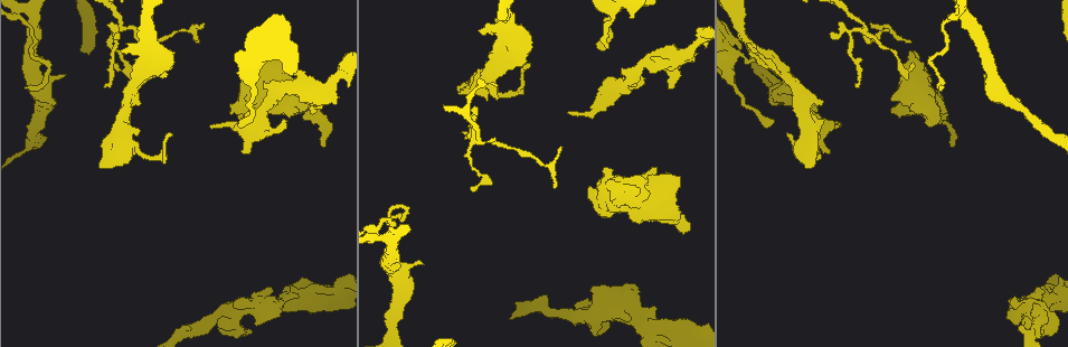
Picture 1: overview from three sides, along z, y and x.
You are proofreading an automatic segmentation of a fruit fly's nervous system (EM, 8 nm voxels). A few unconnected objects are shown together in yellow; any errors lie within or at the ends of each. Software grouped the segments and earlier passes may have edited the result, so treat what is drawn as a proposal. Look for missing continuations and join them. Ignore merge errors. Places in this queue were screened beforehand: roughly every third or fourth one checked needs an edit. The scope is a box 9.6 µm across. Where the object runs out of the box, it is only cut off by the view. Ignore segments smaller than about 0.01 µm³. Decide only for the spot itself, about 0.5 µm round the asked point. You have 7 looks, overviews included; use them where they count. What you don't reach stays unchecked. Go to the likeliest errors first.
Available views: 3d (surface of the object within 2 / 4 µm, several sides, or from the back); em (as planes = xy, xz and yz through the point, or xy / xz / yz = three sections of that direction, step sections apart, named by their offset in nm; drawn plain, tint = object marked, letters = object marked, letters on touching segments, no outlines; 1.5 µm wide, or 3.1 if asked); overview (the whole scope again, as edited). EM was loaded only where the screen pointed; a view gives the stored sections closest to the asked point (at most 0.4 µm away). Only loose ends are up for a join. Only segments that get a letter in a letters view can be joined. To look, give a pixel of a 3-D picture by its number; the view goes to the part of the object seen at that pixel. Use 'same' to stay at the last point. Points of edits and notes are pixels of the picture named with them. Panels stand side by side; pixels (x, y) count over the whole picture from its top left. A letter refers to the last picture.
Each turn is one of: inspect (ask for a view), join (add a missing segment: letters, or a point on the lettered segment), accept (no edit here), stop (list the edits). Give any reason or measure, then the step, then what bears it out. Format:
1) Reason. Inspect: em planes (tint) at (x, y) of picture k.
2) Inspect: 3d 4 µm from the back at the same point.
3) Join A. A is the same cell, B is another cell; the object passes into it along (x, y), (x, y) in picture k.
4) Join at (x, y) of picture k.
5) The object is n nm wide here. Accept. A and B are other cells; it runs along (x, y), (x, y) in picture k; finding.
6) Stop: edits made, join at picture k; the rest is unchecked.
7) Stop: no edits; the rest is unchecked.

Stops while still wide. Inspect: 3d 4 µm at (652, 58) of picture 1.

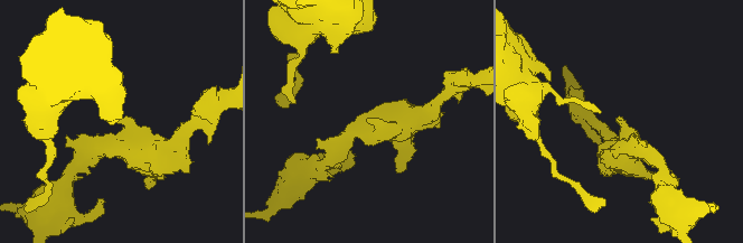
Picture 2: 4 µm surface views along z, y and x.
Inspect: em yz step 4 (tint) at (369, 118) of picture 2.

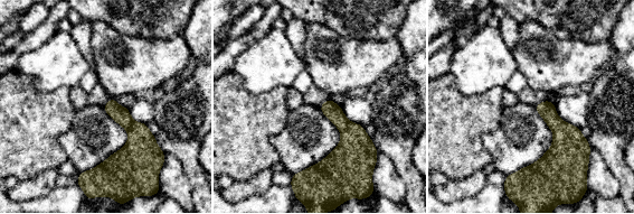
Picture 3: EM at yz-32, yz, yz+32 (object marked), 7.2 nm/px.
Another direction. Inspect: em planes (letters) at the same point.

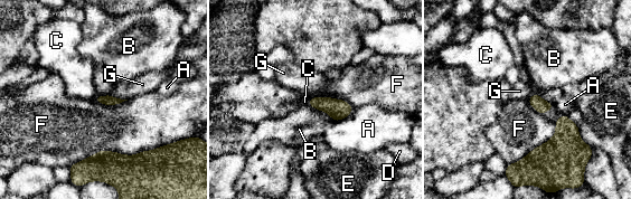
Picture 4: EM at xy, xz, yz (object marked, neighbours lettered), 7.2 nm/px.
Accept. A, B, C, D, E, F and G are other cells; no lettered segment goes on from it.

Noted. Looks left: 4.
Thick end. Inspect: em planes (plain) at (607, 328) of picture 1.

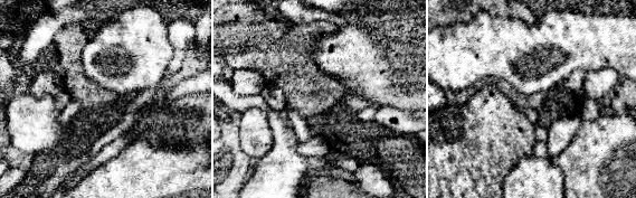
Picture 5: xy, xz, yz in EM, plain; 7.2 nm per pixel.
What lies round it. Inspect: em planes (letters) at the same point.

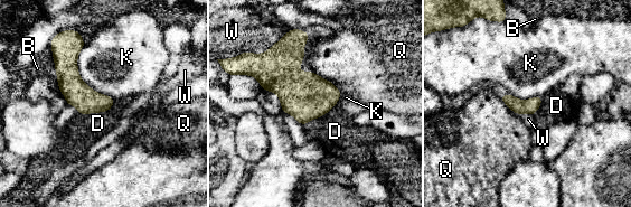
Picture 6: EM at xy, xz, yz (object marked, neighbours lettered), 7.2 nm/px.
Accept. B, D, K, Q and W are other cells; none of them fits.

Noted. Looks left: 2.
Tapers out. Inspect: em yz step 4 (letters) at (321, 146) of picture 1.

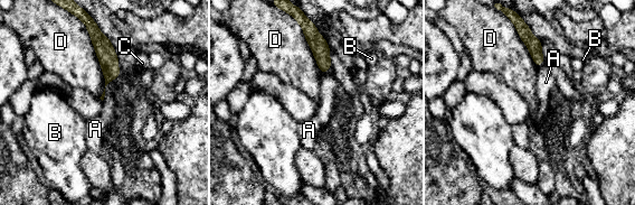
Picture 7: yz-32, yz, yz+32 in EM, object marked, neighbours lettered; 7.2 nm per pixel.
Join at (112, 101) of picture 7. A is the same cell, B, C and D are other cells; it goes on there.

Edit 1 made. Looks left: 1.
Stop: edits made, join at picture 7; the rest is unchecked.

